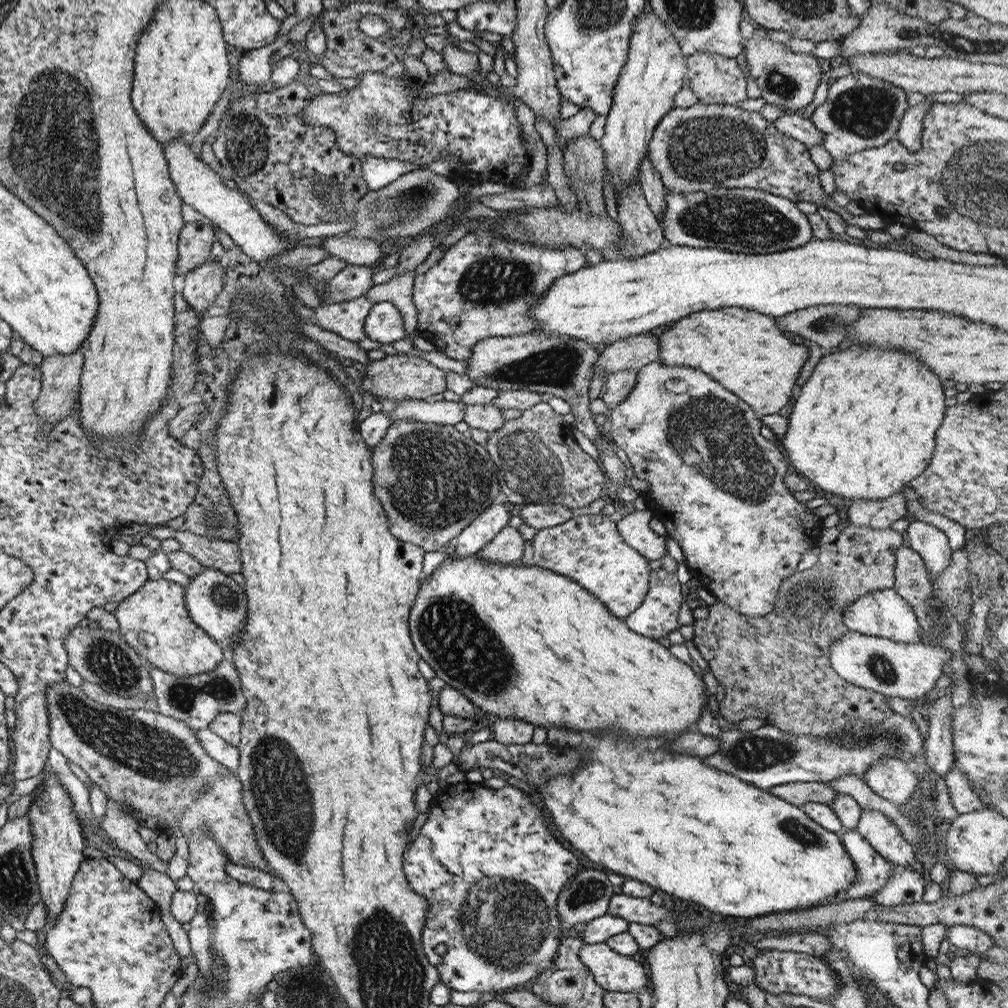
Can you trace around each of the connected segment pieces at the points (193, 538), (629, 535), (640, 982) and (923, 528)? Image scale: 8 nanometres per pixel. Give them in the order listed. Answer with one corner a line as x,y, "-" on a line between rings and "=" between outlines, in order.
166,524
155,527
149,536
163,540
175,538
180,548
196,558
204,567
214,567
226,575
242,572
240,546
234,541
194,534
190,531
175,530
=
651,508
644,511
636,510
630,514
624,514
616,524
624,541
649,561
660,560
668,554
666,544
668,544
669,537
658,535
648,525
655,512
=
606,943
583,944
579,957
605,991
636,993
647,989
644,966
632,957
618,954
=
912,520
906,531
910,548
923,558
932,584
949,565
951,546
946,533
924,521

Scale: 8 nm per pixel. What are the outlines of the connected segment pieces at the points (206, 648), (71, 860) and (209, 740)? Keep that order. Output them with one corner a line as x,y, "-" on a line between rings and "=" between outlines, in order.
149,579
144,586
140,587
140,590
120,601
118,607
112,612
119,624
120,635
146,664
181,678
216,670
227,658
223,647
190,618
184,595
185,588
174,581
=
44,768
42,773
42,781
45,782
40,784
35,791
35,796
28,810
28,817
32,821
34,840
32,840
31,853
36,868
36,878
38,878
40,900
46,906
48,914
48,924
45,929
51,933
49,934
51,937
56,918
60,916
60,912
66,906
66,898
68,898
74,876
80,870
80,865
85,859
82,853
85,848
83,844
85,835
80,822
78,822
74,804
58,782
56,774
50,772
48,768
=
209,727
196,730
195,732
196,738
200,740
200,744
202,744
202,748
206,750
208,756
226,766
232,774
237,774
240,762
240,748
224,743

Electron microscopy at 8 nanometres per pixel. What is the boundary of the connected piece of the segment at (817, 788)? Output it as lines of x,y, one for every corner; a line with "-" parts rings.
792,782
773,786
769,794
782,798
785,802
795,806
802,806
808,802
832,805
837,793
828,783
823,782

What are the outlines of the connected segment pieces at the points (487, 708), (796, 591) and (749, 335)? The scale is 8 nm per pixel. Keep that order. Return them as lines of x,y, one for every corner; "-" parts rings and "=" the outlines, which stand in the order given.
476,553
472,555
464,555
464,557
452,557
452,555
447,555
446,559
430,574
428,577
422,575
422,583
420,585
420,590
416,599
414,599
414,605
410,609
410,617
408,617
408,624
410,630
410,636
414,644
414,649
418,652
418,655
426,661
432,667
432,670
436,673
436,677
442,679
446,685
452,686
456,691
464,694
468,697
468,700
472,701
474,705
480,707
482,711
486,713
495,714
499,718
509,718
510,720
524,720
525,722
530,722
535,727
545,727
546,729
550,726
568,726
570,722
570,728
576,728
576,730
588,730
588,732
596,732
596,730
626,730
628,734
632,736
672,736
676,732
691,732
696,728
696,722
700,719
702,715
702,706
707,702
707,692
705,690
705,683
702,678
700,679
693,672
692,668
684,662
677,660
666,647
658,643
657,640
642,636
636,631
630,630
623,619
618,618
613,615
604,603
600,602
600,599
596,598
595,595
584,589
582,585
578,584
577,581
572,580
570,577
566,577
562,574
556,573
556,571
548,570
544,567
538,566
528,566
518,562
512,563
490,563
486,559
482,559
=
849,525
840,531
836,541
832,544
819,545
820,555
816,564
809,568
807,571
797,571
794,574
794,577
784,579
781,582
781,586
778,590
778,600
776,600
776,608
759,618
748,617
744,614
732,610
730,606
720,602
716,598
716,603
712,605
706,605
708,608
708,615
704,619
695,619
693,625
694,634
693,642
700,651
700,655
708,662
710,669
712,670
713,676
719,681
722,687
726,690
726,697
721,702
720,713
722,716
721,723
723,727
727,728
737,728
740,724
740,721
746,718
756,718
762,720
764,724
769,726
776,726
779,730
783,732
792,733
794,735
812,735
813,738
835,738
832,735
841,735
841,730
846,726
849,726
849,723
854,720
865,720
873,726
877,724
889,723
890,717
894,711
889,708
890,701
887,700
885,695
882,695
878,692
864,689
860,687
852,686
846,680
843,680
829,664
829,648
832,645
832,642
836,639
840,639
842,635
846,634
848,628
844,622
842,622
842,611
846,605
854,603
856,599
866,595
866,593
872,593
878,589
894,588
895,581
895,551
900,548
902,545
902,533
900,531
894,530
892,527
885,529
874,529
868,526
860,525
=
736,306
686,316
658,336
658,361
689,366
716,378
748,403
759,417
780,412
797,392
796,380
808,360
808,347
776,328
774,317

